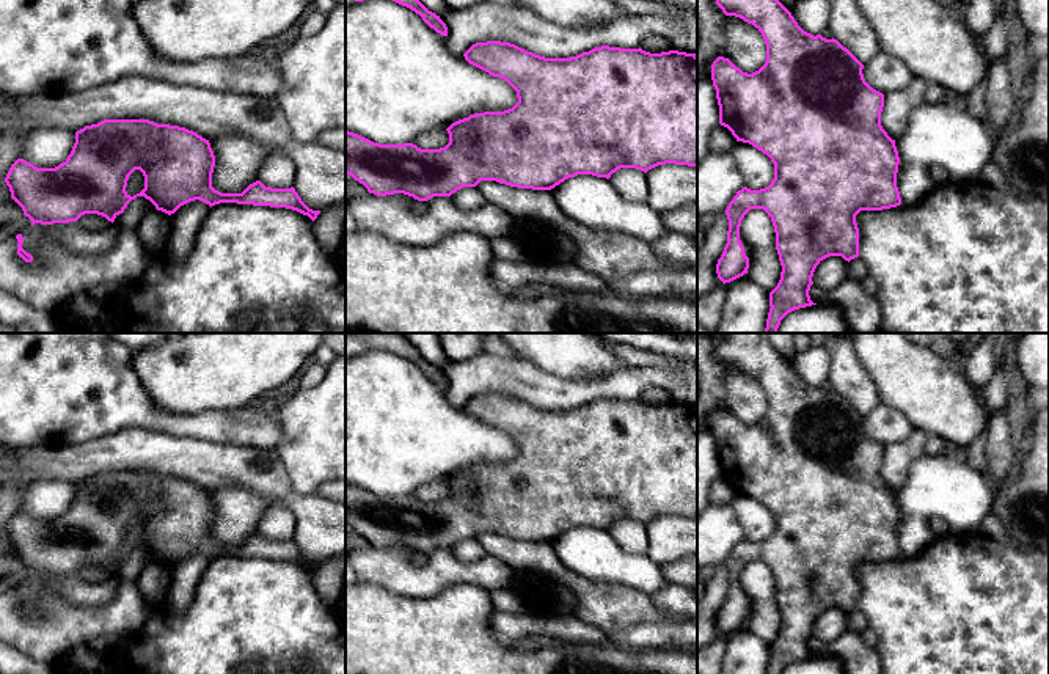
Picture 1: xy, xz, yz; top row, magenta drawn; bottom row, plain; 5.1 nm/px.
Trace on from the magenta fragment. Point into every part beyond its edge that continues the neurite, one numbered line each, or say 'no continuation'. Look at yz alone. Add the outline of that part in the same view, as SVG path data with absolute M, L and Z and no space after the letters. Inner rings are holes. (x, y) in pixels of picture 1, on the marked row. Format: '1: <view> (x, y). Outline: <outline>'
no continuation

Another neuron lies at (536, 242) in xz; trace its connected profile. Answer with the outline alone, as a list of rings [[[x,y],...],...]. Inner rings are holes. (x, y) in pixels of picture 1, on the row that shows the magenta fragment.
[[[521,220],[521,222],[526,222],[534,226],[534,233],[528,236],[526,239],[520,240],[528,250],[532,251],[534,262],[554,261],[545,253],[546,236],[553,229],[531,220]]]

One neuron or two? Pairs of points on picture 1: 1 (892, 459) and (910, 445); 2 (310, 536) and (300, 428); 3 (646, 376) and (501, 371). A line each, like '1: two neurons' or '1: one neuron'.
1: one neuron
2: two neurons
3: one neuron

